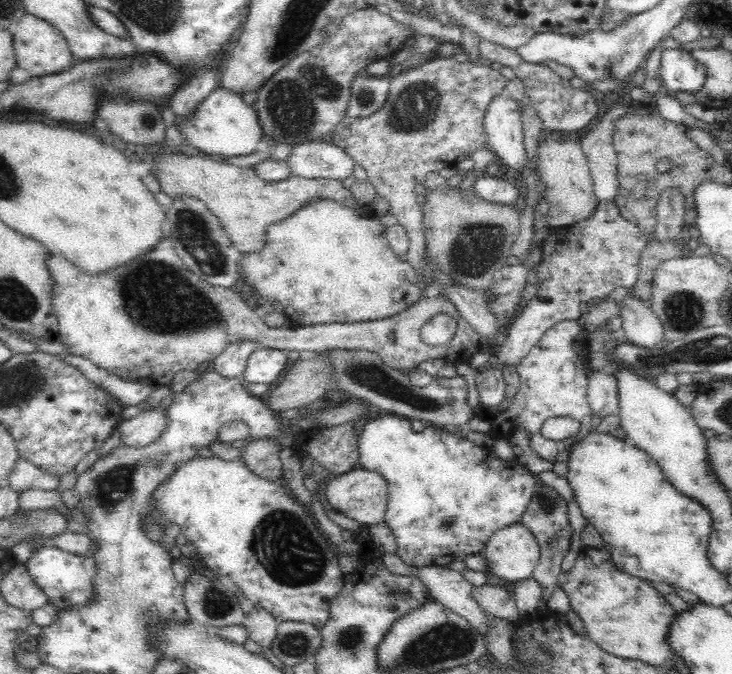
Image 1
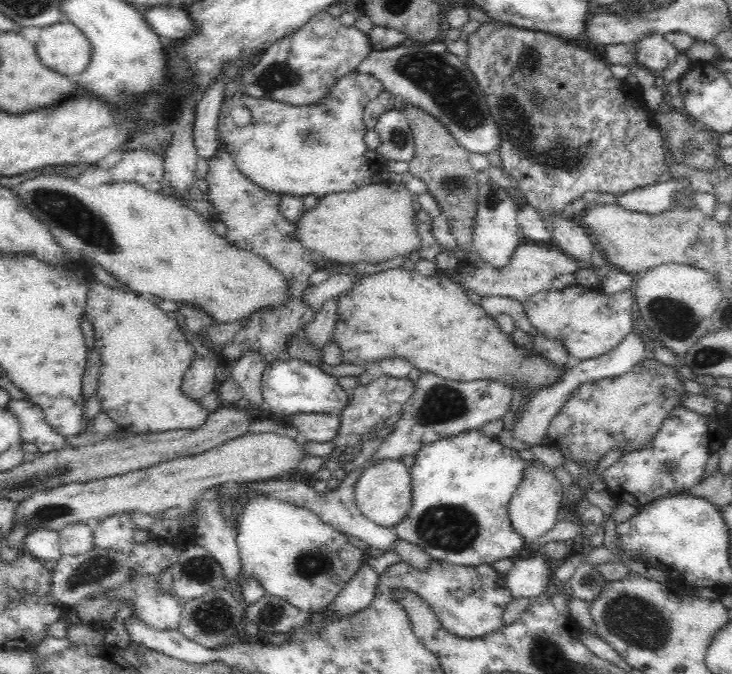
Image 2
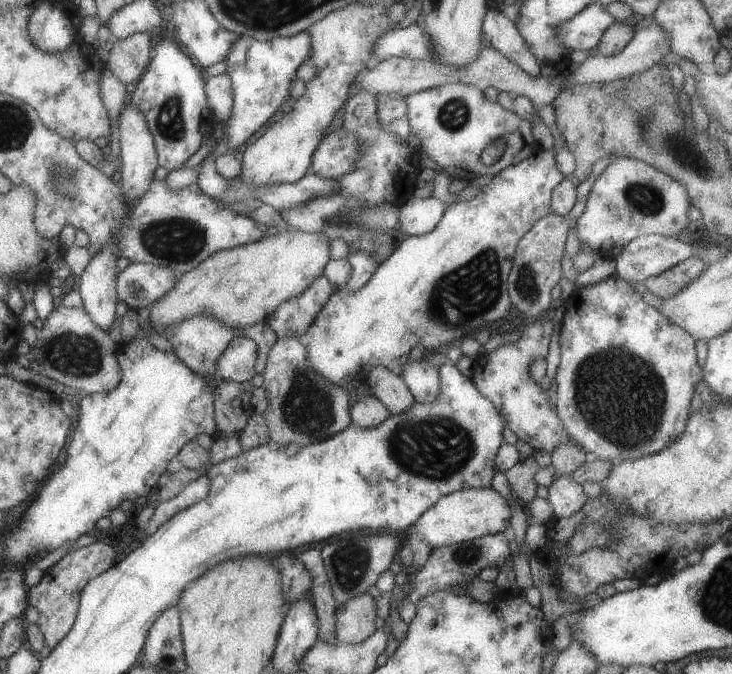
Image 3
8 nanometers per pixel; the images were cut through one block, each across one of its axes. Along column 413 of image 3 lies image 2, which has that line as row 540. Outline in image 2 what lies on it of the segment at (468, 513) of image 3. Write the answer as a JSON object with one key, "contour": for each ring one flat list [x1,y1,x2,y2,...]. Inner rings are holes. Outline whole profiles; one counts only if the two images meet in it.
{"contour":[[534,459,529,461,524,478,517,486,508,506,509,518,516,533,526,541,532,542,552,530,560,515,563,491,562,483,556,478,551,468]]}

